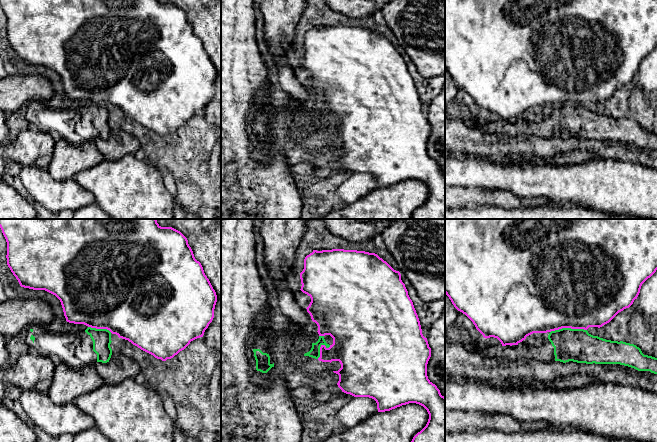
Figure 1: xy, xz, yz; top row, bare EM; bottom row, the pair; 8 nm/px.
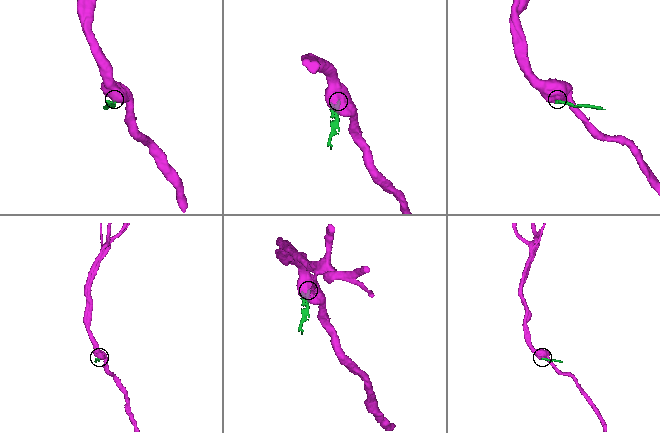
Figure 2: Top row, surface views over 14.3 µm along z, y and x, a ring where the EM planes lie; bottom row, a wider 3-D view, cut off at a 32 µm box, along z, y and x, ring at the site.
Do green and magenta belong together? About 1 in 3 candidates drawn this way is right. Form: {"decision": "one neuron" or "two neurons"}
{"decision": "two neurons"}

